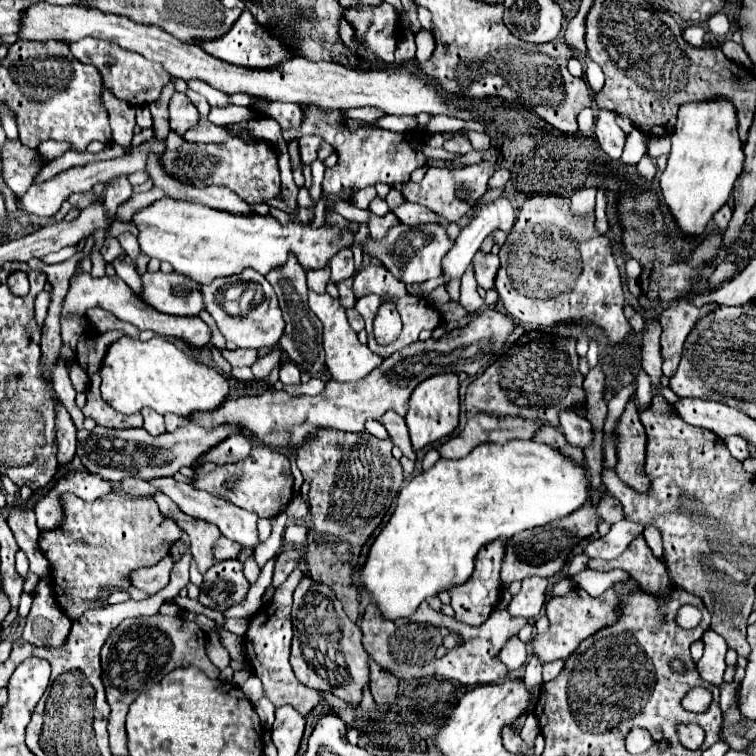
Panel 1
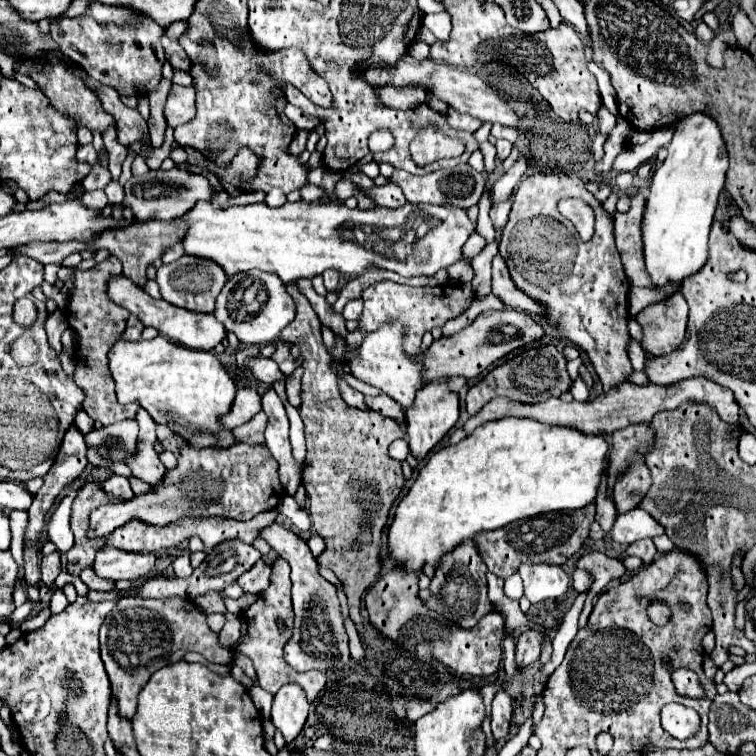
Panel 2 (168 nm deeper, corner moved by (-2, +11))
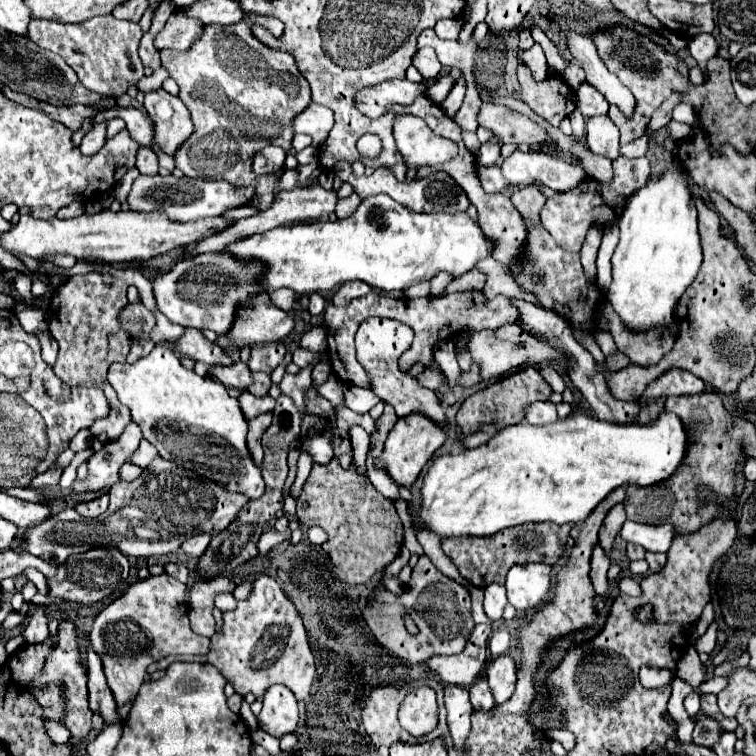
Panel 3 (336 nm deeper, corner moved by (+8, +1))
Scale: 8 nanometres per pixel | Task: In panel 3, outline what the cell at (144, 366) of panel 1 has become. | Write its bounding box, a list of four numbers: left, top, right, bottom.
[109,343,265,499]

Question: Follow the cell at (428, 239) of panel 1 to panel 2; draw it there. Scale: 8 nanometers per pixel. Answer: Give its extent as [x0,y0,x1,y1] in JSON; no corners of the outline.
[181,201,475,283]

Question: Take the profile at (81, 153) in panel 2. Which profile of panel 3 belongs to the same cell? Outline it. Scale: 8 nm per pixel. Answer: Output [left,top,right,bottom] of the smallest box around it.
[79,121,107,155]

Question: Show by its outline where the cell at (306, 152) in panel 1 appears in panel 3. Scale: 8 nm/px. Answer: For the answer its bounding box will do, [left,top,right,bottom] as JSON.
[253,147,285,175]

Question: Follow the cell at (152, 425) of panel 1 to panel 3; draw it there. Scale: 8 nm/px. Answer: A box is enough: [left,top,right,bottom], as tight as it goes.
[71,423,141,495]

